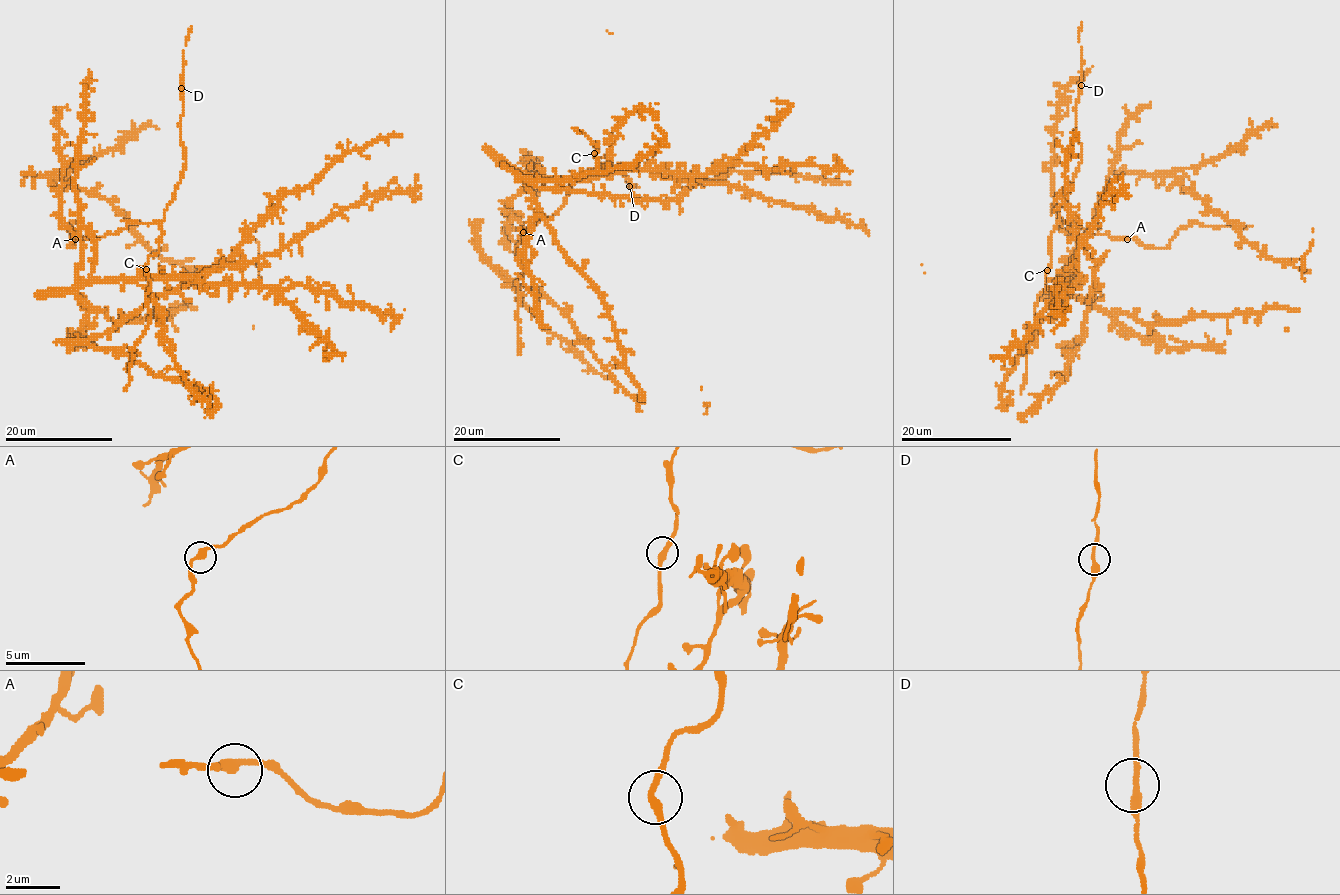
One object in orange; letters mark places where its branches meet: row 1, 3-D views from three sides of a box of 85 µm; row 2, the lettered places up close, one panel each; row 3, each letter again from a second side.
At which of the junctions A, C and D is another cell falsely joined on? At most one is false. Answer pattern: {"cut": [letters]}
{"cut": ["C"]}

